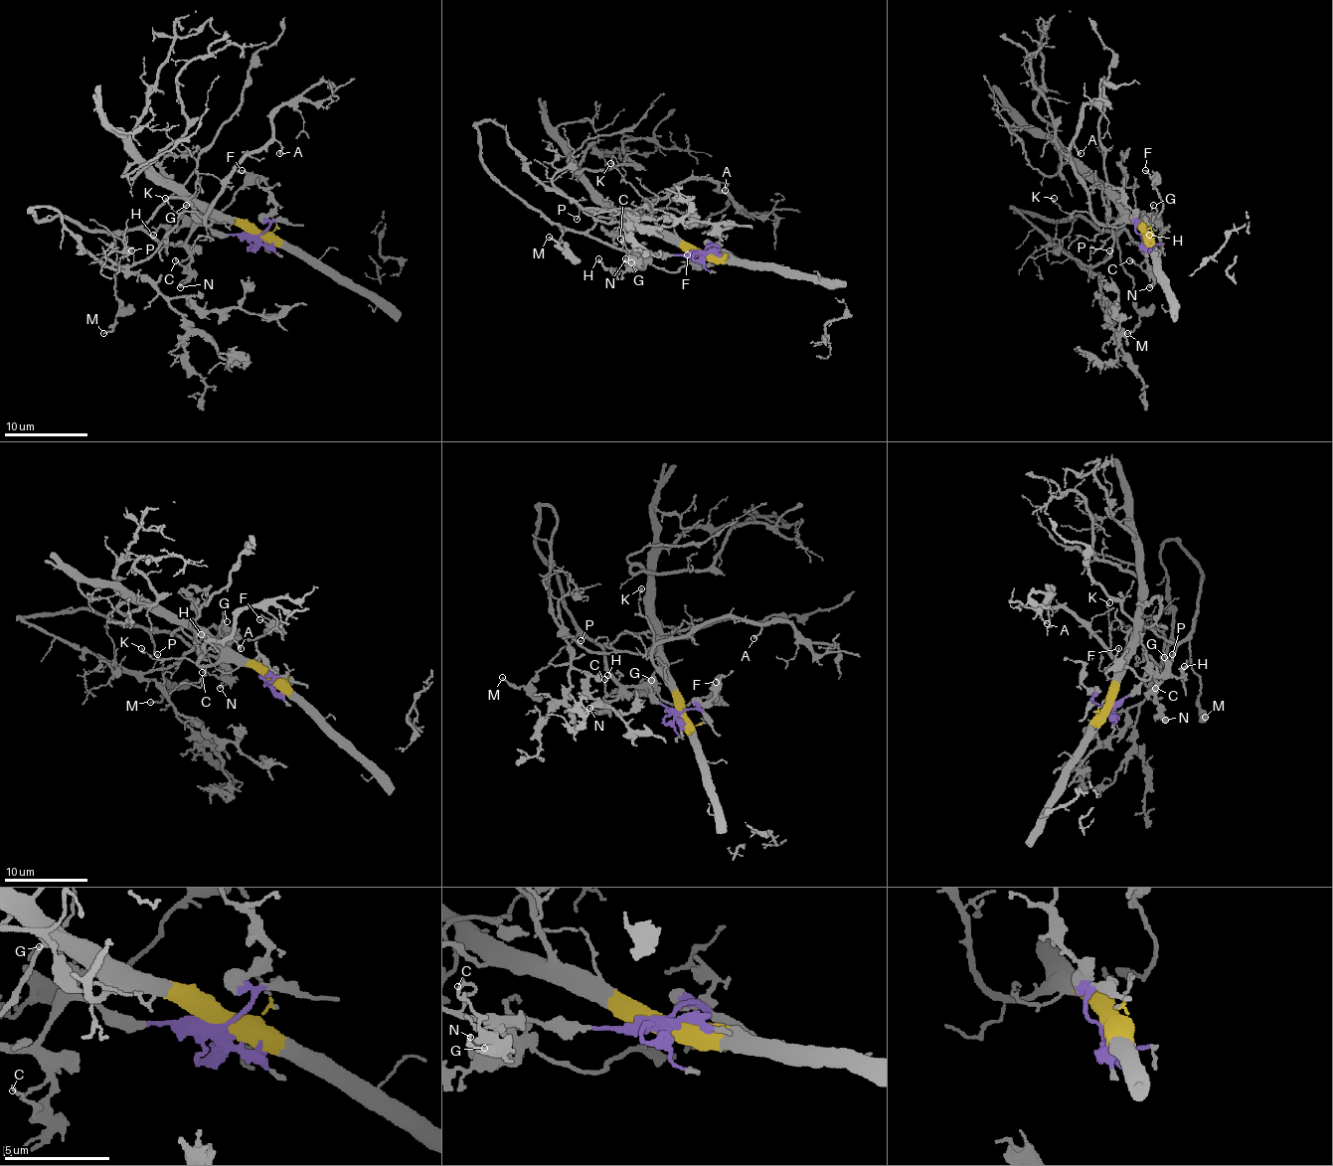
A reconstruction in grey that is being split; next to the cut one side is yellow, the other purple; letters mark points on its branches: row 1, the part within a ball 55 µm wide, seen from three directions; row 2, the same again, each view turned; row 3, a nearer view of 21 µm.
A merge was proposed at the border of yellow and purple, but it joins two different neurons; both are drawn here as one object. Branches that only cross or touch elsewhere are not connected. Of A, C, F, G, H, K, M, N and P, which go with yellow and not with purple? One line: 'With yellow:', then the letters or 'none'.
With yellow: A, K, P

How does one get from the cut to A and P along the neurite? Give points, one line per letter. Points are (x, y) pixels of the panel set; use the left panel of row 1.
A: (255, 236), (240, 223), (208, 225), (206, 219), (223, 181), (246, 158), (274, 139), (280, 145), (278, 154)
P: (255, 236), (240, 223), (223, 223), (189, 204), (177, 227), (143, 260), (135, 262), (131, 249)

